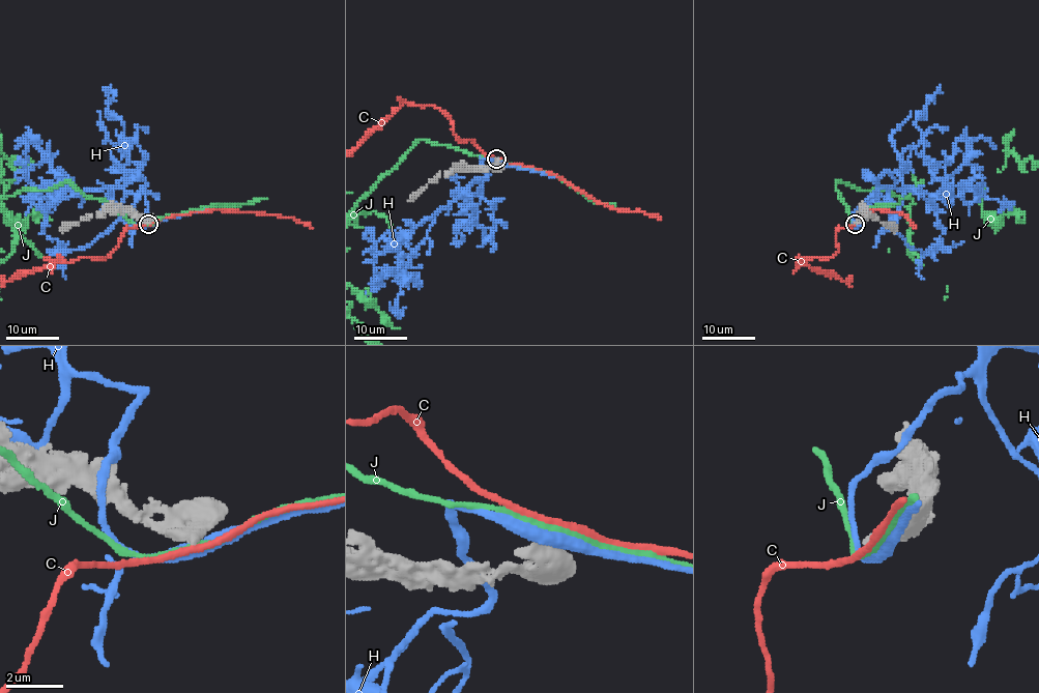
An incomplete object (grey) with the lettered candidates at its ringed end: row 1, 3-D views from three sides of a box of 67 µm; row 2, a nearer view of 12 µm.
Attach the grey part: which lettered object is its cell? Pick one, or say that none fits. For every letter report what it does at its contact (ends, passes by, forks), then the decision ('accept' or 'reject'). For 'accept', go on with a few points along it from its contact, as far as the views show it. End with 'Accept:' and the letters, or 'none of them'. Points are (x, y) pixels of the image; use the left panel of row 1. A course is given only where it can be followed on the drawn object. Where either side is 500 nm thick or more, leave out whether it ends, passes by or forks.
C: it passes by | reject
H: it passes by | reject
J: it passes by | reject
Accept: none of them

